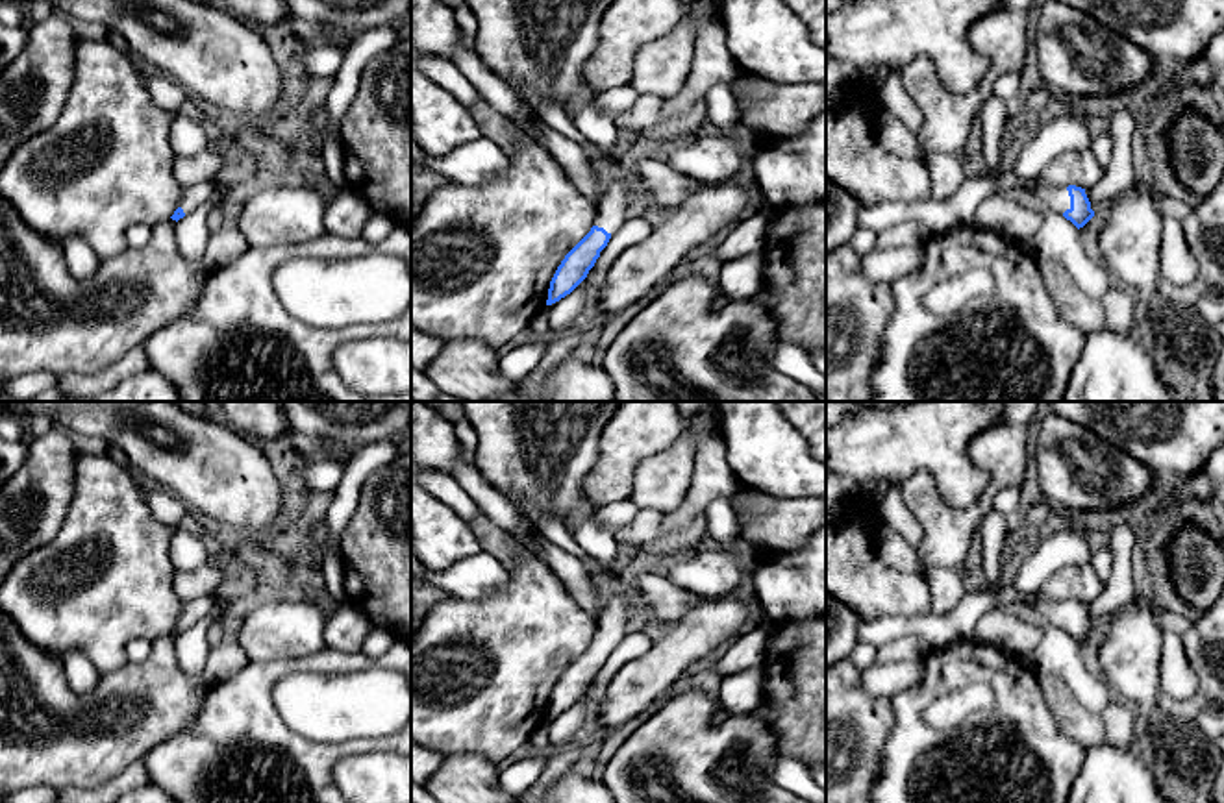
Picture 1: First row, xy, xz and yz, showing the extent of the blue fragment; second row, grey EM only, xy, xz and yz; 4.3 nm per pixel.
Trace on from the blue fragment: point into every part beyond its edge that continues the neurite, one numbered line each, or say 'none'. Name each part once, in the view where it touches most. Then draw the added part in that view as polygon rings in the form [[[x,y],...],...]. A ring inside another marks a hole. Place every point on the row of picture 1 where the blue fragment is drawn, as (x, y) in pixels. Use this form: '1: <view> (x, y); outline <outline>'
1: yz (1058, 200); outline [[[1004,174],[998,183],[1000,189],[1009,192],[1031,192],[1033,196],[1039,196],[1046,202],[1048,211],[1054,211],[1057,215],[1063,215],[1067,209],[1070,209],[1070,196],[1067,187],[1054,187],[1054,185],[1035,185],[1031,191],[1026,189],[1024,178]]]

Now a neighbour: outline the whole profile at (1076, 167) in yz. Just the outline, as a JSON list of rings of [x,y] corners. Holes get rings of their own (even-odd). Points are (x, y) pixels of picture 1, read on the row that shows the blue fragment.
[[[1068,150],[1054,157],[1033,179],[1028,179],[1026,189],[1031,191],[1035,185],[1091,189],[1104,174],[1105,168],[1096,163],[1091,150]]]

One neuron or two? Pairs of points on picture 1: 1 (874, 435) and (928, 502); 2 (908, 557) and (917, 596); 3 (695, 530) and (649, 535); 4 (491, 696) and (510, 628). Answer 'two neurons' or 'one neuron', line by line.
1: two neurons
2: two neurons
3: one neuron
4: one neuron

